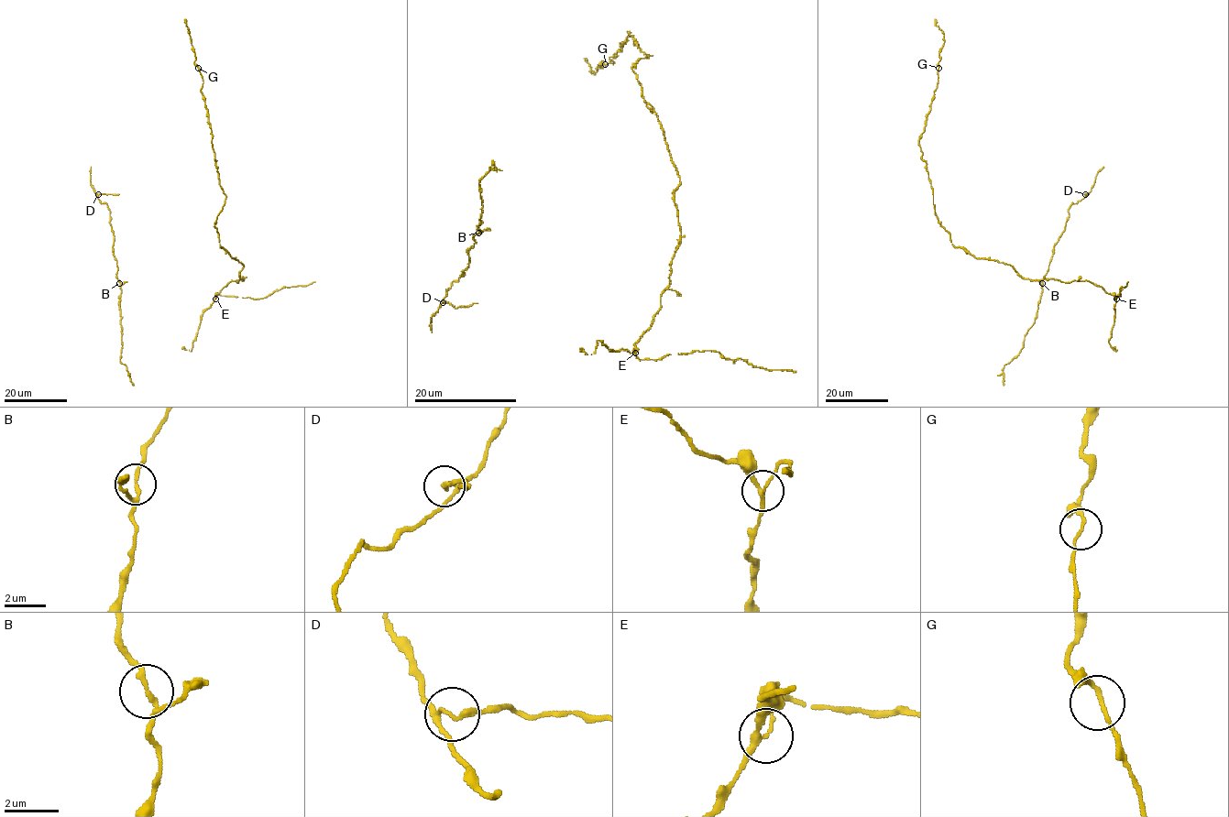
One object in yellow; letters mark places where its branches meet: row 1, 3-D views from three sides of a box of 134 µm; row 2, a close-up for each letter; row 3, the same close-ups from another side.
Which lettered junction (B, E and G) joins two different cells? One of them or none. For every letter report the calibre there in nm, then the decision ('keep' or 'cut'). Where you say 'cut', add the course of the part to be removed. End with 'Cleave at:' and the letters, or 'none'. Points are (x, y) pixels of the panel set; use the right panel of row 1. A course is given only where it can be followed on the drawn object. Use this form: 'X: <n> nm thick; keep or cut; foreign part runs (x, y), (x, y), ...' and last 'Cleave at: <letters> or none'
B: 140 nm thick; keep
E: 170 nm thick; keep
G: 150 nm thick; keep
Cleave at: none

